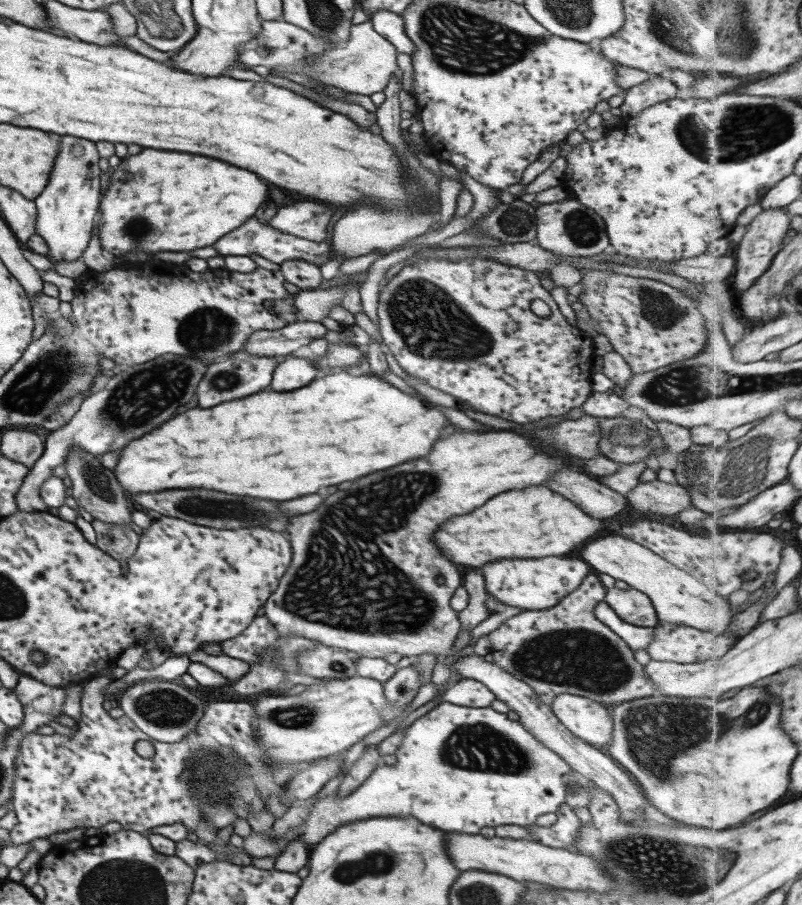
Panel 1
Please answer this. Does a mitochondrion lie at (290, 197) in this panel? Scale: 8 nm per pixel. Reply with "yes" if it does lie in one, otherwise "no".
no

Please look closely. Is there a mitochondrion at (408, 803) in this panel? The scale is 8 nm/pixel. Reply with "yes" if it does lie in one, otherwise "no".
no

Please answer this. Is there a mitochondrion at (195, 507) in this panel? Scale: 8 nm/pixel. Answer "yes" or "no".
yes

